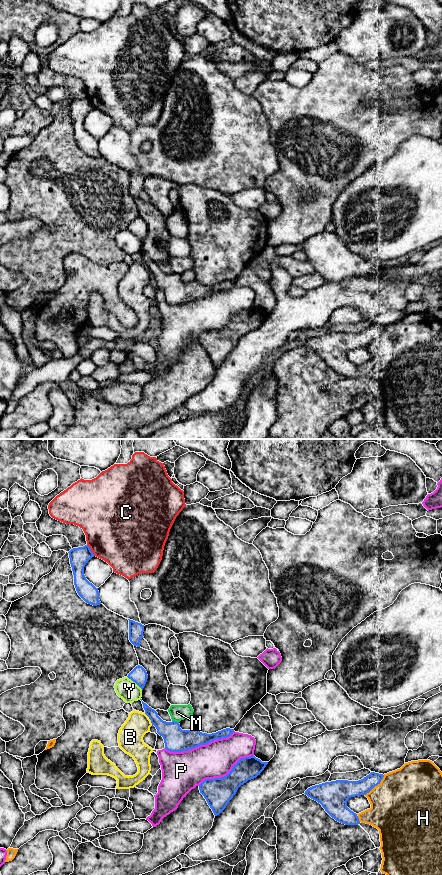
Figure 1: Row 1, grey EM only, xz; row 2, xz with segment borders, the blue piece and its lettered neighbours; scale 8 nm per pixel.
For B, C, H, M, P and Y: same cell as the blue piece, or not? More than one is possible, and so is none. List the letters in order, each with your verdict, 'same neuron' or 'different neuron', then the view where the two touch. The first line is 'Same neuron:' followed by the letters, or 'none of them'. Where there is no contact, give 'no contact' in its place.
Same neuron: none of them
B: different neuron | xz
C: different neuron | xz
H: different neuron | xz
M: different neuron | xz
P: different neuron | xz
Y: different neuron | xz

